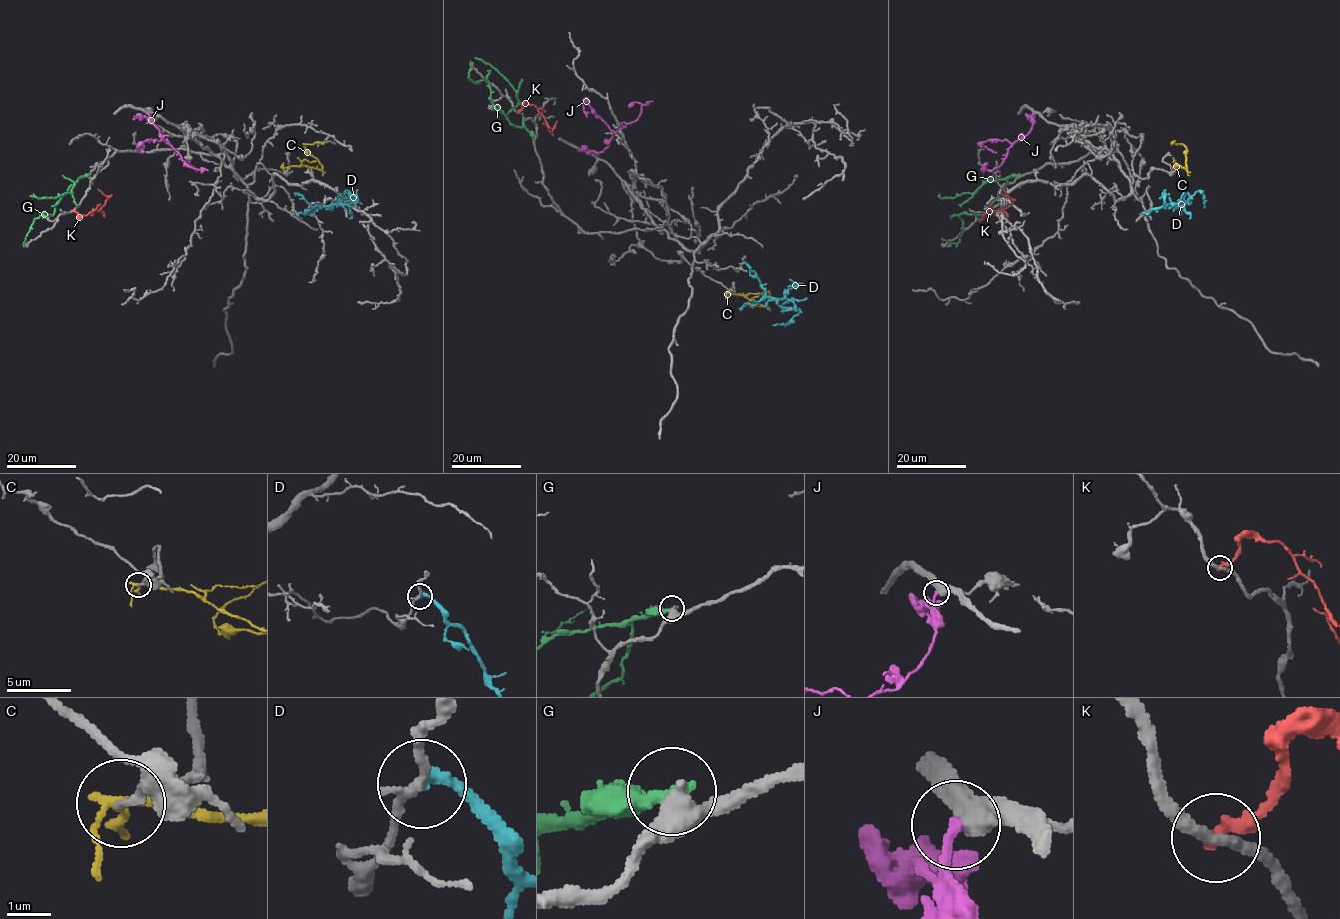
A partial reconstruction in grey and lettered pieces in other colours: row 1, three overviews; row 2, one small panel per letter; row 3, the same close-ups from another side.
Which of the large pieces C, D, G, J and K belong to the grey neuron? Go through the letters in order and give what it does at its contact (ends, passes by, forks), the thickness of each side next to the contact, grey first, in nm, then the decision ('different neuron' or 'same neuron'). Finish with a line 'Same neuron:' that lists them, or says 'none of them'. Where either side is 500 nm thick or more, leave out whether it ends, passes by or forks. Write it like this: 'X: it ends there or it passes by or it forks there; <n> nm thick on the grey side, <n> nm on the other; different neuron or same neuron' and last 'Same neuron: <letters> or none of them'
C: it forks there; 150 nm thick on the grey side, 170 nm on the other; different neuron
D: it ends there; 200 nm thick on the grey side, 240 nm on the other; different neuron
G: it ends there; 440 nm thick on the grey side, 360 nm on the other; different neuron
J: it ends there; 440 nm thick on the grey side, 240 nm on the other; same neuron
K: it ends there; 280 nm thick on the grey side, 280 nm on the other; different neuron
Same neuron: J

